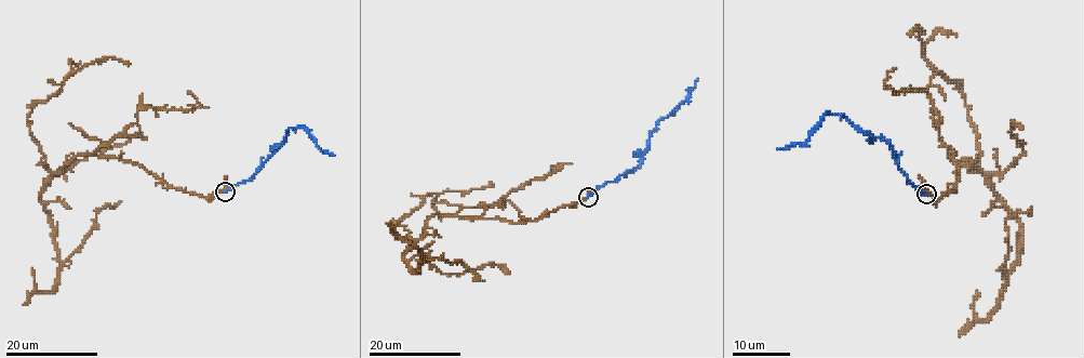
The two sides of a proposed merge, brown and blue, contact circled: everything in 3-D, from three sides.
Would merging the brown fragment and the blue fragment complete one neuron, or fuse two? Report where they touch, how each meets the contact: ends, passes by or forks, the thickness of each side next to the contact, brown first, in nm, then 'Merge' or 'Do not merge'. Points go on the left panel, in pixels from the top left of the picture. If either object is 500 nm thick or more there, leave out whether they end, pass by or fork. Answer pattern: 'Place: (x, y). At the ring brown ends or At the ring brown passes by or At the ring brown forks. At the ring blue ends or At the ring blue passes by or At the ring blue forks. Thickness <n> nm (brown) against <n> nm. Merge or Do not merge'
Place: (225, 191). At the ring brown passes by. At the ring blue ends. Thickness 240 nm (brown) against 180 nm. Merge

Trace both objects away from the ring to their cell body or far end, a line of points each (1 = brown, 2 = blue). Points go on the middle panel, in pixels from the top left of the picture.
1: (587, 197), (532, 220), (432, 214), (415, 239), (390, 228), (426, 195), (494, 184)
2: (588, 197), (600, 187), (640, 167), (648, 136), (658, 122), (684, 101), (698, 79)

